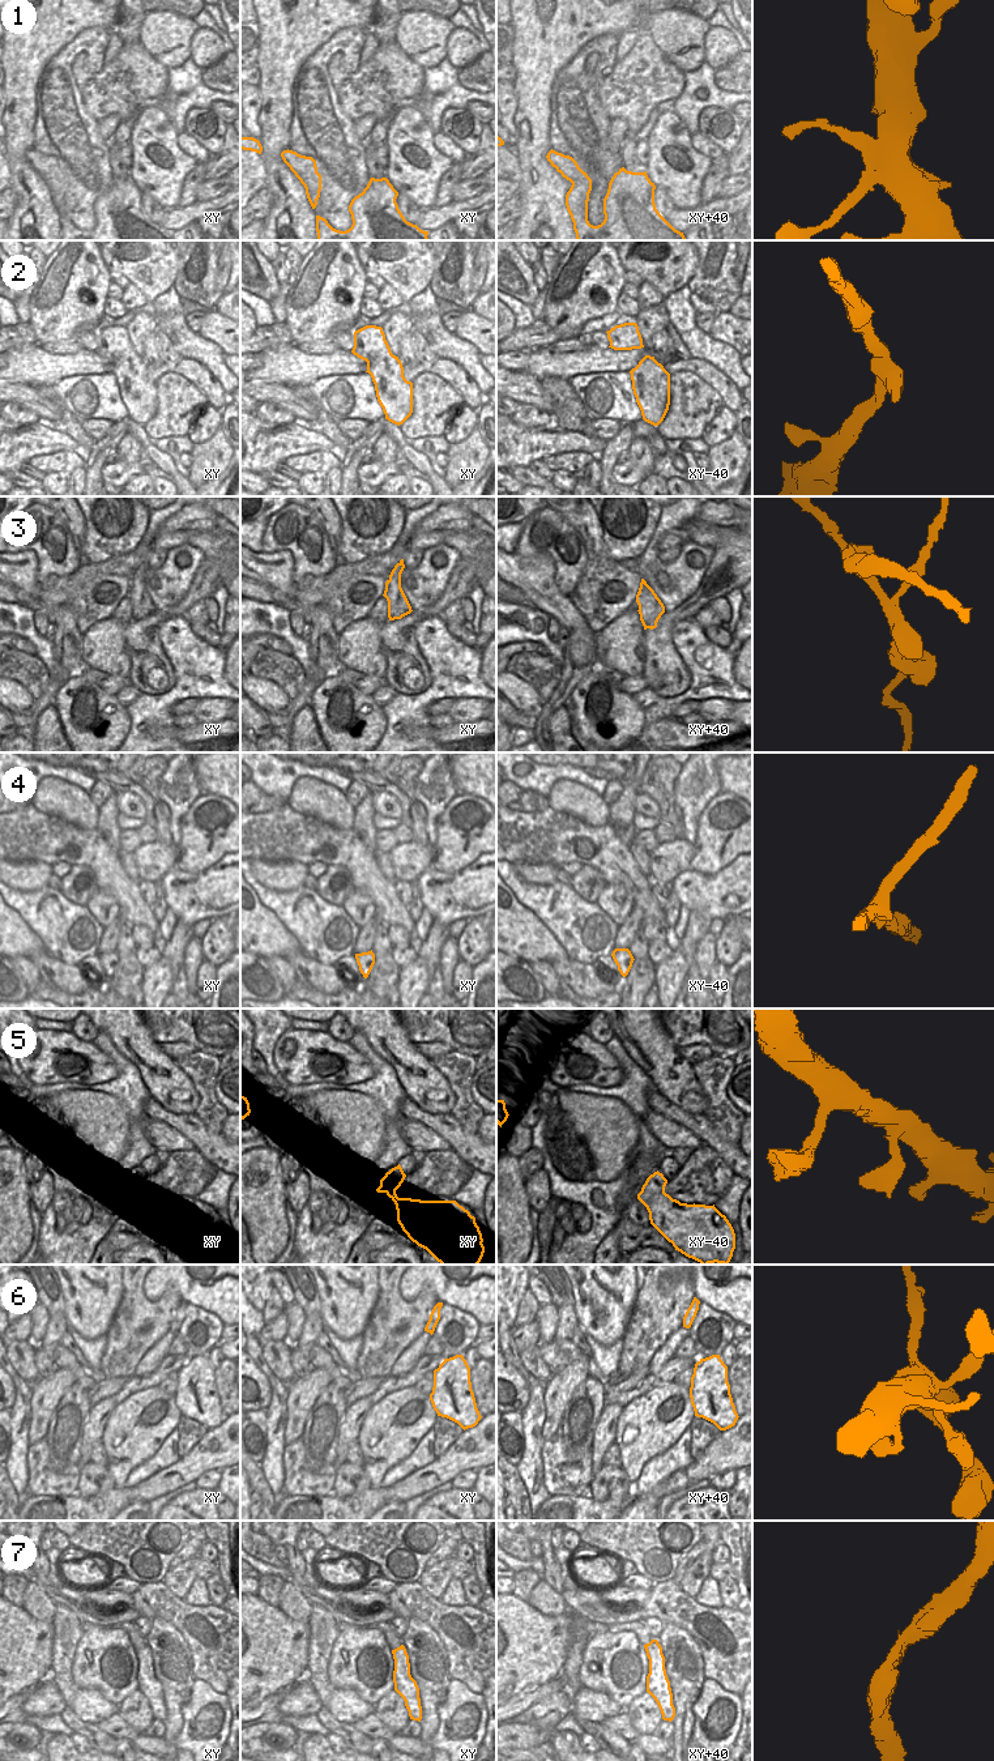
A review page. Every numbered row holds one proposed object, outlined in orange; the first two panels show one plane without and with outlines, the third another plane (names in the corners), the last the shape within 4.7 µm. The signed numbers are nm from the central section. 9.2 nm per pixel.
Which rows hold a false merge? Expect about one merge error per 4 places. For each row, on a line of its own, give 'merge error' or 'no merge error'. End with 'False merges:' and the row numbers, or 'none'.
1: no merge error
2: no merge error
3: merge error
4: no merge error
5: no merge error
6: merge error
7: no merge error
False merges: 3, 6

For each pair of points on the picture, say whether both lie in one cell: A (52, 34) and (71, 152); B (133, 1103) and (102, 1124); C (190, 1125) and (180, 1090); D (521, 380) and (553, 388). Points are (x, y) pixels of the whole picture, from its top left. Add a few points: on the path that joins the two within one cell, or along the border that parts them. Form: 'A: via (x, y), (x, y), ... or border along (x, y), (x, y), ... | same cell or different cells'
A: border along (77, 34), (50, 60), (38, 81) | different cells
B: border along (101, 1091), (126, 1107), (129, 1138) | different cells
C: border along (158, 1101), (175, 1113), (193, 1114) | different cells
D: border along (540, 380), (554, 405), (551, 414) | different cells

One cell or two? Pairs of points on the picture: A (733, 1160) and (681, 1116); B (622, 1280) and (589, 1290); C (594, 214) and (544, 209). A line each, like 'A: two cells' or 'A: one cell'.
A: one cell
B: one cell
C: two cells

